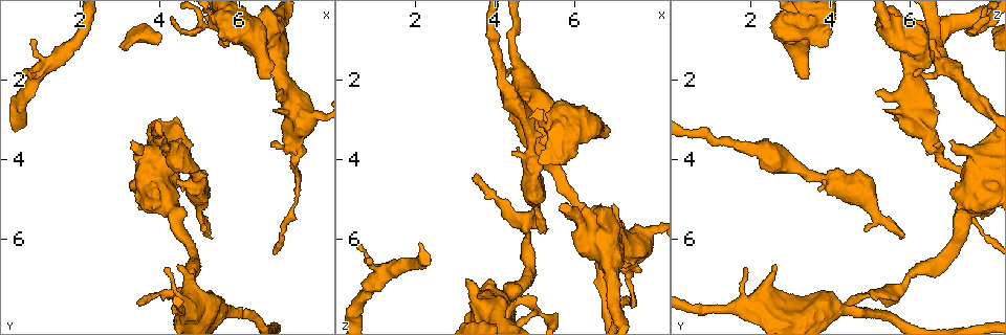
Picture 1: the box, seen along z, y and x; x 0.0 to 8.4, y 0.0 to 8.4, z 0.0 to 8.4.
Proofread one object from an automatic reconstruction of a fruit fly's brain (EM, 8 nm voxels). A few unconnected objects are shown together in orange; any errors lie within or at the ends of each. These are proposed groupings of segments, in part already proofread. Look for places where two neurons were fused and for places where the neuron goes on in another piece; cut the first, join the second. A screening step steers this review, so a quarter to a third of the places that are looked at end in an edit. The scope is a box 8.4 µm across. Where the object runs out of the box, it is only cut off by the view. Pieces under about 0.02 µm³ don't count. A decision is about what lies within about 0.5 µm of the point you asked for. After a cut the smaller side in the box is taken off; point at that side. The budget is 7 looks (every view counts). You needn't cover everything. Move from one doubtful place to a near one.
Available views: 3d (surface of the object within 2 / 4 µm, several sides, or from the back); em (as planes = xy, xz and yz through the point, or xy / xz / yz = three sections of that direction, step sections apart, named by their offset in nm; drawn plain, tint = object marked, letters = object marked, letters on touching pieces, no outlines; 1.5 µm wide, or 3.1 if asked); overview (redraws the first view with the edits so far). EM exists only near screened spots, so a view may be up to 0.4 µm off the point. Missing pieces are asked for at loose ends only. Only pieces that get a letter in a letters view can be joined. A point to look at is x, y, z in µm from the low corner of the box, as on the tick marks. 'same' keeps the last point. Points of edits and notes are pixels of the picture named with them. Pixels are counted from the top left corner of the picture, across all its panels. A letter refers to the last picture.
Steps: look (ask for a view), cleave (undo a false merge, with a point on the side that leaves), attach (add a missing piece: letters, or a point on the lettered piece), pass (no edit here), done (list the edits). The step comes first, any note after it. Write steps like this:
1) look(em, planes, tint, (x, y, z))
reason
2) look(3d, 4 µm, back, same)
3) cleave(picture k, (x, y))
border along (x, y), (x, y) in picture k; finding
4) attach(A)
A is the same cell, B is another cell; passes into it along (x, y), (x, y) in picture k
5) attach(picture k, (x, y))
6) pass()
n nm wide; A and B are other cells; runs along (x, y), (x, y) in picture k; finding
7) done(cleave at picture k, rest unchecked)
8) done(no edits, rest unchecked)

look(3d, 4 µm, (0.75, 1.00, 6.55))
tapers out

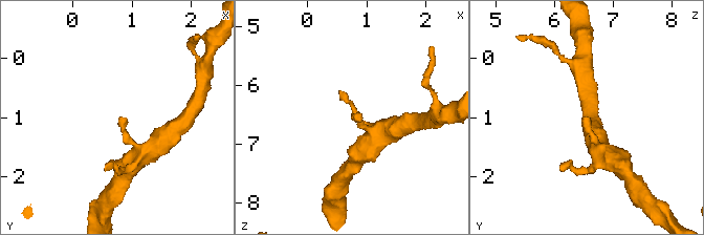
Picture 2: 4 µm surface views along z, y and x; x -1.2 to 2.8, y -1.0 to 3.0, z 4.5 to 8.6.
look(em, xy, step 8, tint, (0.80, 0.95, 6.50))
need the tissue

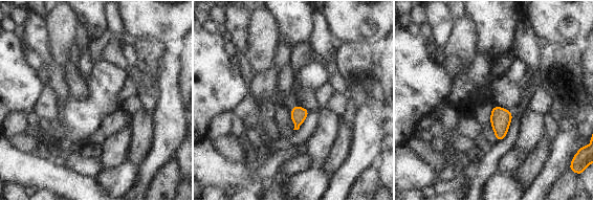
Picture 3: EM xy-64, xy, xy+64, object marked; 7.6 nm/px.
look(em, yz, step 8, letters, same)

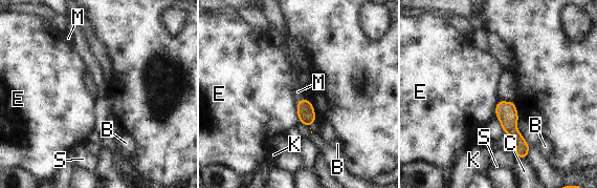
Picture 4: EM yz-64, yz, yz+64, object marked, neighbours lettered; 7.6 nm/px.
attach(picture 4, (297, 91))
M is the same cell, B, C, E, K and S are other cells; passes into it along (305, 110), (301, 100), (297, 91) in picture 4; it goes on there

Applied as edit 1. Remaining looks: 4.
look(em, yz, step 8, letters, (4.20, 6.75, 1.90))

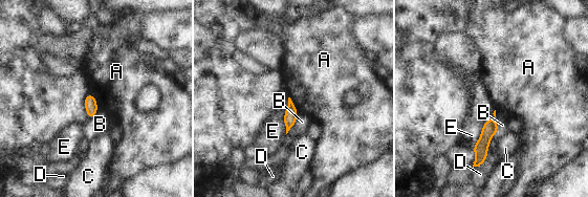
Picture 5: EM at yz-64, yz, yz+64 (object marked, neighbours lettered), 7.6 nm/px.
pass()
B touches over 180 nm; A, B, C, D and E are other cells; none of them fits

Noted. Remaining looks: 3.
done(attach at picture 4, rest unchecked)

